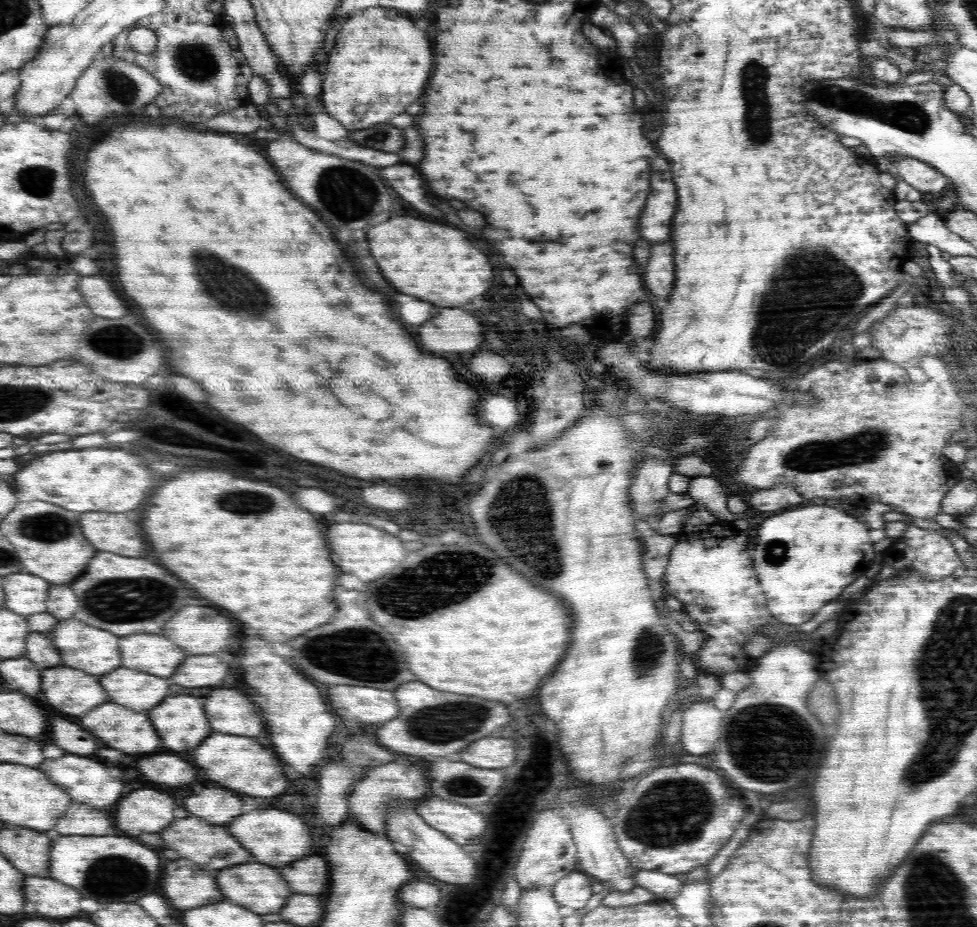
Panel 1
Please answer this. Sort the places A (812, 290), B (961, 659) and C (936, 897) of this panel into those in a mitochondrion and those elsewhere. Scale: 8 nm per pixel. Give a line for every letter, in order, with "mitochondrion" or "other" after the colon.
A: mitochondrion
B: mitochondrion
C: mitochondrion

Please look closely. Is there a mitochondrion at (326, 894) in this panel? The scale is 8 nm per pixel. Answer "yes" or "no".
no

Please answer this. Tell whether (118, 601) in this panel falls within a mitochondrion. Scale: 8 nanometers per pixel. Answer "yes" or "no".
yes

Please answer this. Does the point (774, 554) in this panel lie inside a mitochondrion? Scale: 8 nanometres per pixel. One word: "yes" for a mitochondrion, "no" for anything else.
yes

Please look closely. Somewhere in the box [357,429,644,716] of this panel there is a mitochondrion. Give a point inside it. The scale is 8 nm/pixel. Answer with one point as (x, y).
(520, 516)

